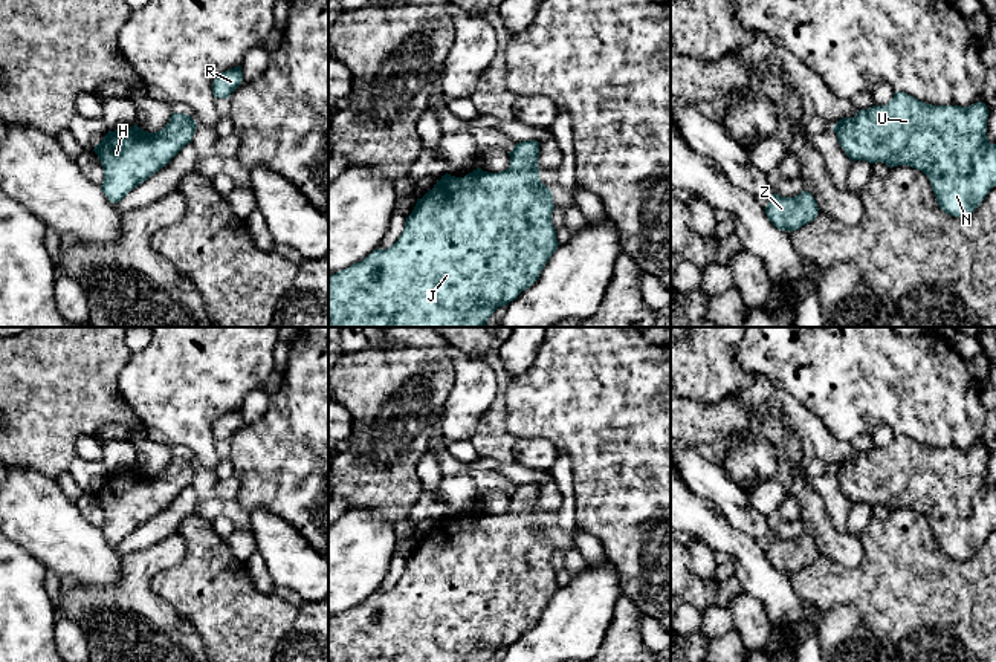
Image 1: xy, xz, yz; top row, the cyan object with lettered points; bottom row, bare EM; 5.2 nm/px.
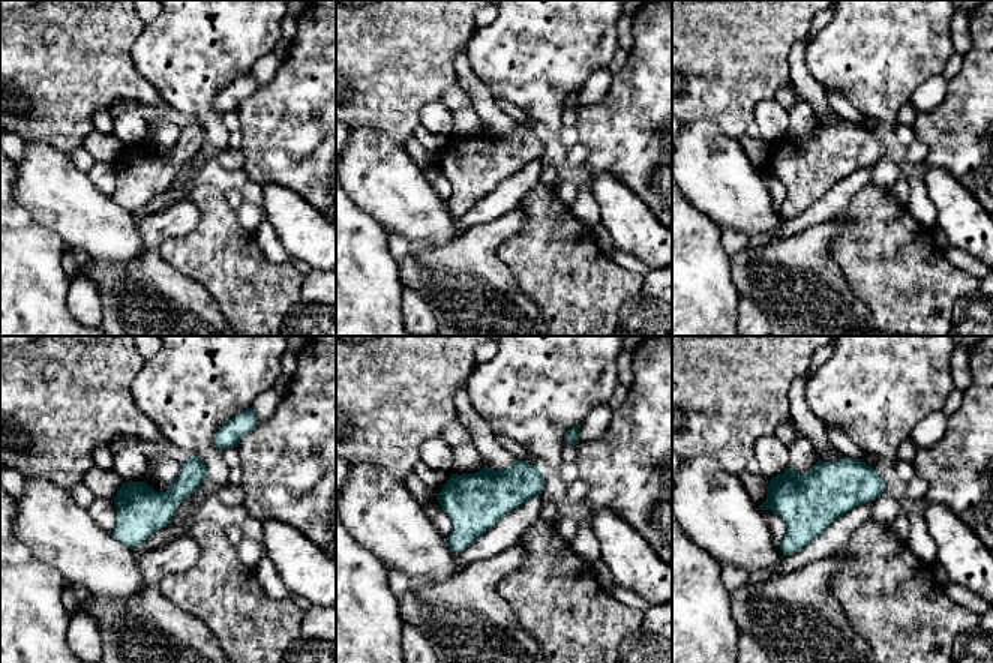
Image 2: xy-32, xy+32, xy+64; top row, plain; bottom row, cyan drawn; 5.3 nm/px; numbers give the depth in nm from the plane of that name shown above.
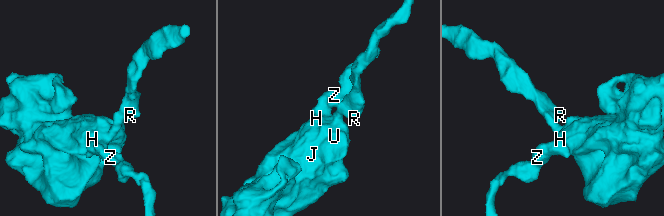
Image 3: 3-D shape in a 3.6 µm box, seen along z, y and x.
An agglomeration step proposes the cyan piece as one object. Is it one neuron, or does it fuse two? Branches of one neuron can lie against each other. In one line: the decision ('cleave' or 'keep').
keep

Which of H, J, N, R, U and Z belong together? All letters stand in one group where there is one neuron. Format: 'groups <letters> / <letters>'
groups H J N R U Z

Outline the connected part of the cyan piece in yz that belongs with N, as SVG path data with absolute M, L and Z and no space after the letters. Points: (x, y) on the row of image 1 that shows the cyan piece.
M895 92L886 105L872 105L859 110L854 118L842 118L833 130L851 162L921 170L932 183L939 208L950 216L965 217L996 187L996 144L987 139L987 118L988 109L982 101L969 107L932 105Z

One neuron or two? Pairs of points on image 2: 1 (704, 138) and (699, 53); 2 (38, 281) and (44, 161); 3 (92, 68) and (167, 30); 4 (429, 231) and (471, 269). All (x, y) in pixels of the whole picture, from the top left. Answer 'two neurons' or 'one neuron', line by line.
1: two neurons
2: two neurons
3: two neurons
4: two neurons

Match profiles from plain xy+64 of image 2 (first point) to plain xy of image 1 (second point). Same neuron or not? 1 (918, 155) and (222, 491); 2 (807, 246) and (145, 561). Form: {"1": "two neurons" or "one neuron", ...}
{"1": "one neuron", "2": "one neuron"}

